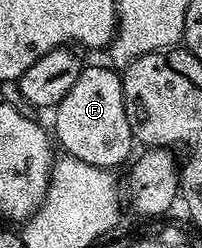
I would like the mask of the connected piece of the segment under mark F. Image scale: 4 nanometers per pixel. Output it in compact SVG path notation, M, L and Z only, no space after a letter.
M85 66L80 72L78 81L74 81L74 85L70 85L70 93L66 93L66 97L62 97L60 104L54 108L54 115L56 115L57 135L55 138L58 143L58 138L60 138L61 145L65 147L63 150L67 154L87 163L92 163L96 167L107 167L109 169L116 169L119 163L125 162L124 164L127 164L129 162L130 156L133 154L134 140L132 126L126 117L124 80L111 66Z

